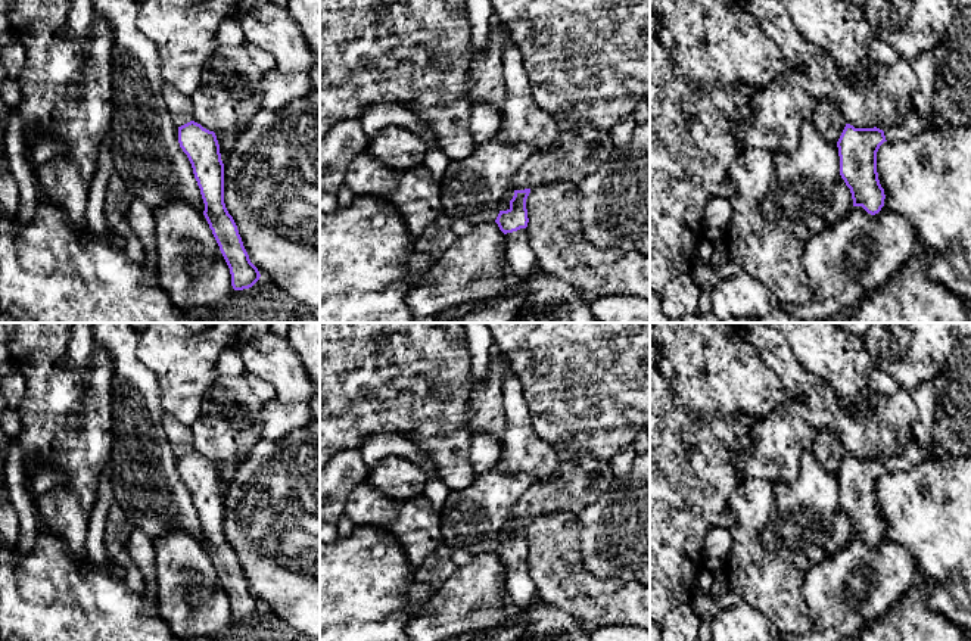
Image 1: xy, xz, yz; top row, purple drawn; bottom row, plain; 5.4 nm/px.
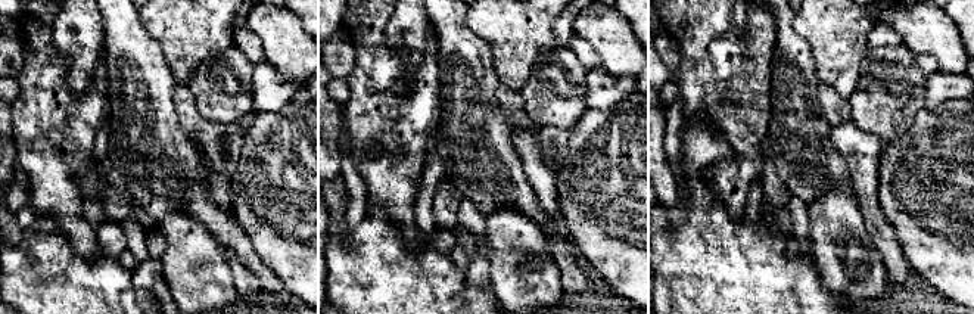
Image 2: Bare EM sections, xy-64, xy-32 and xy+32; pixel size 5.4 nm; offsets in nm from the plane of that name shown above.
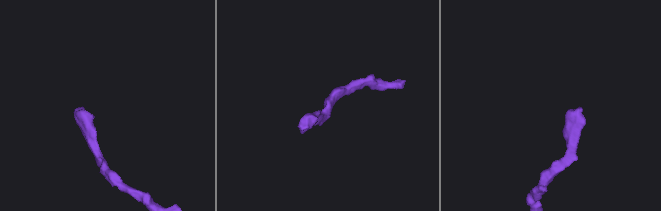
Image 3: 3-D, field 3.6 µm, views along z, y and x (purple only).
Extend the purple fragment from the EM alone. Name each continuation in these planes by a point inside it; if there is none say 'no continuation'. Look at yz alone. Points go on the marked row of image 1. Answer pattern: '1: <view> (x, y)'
1: yz (914, 124)

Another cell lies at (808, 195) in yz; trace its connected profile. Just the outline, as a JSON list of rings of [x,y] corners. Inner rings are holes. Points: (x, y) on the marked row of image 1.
[[[815,118],[800,125],[799,146],[791,153],[774,153],[775,180],[760,202],[760,214],[802,242],[844,218],[853,206],[850,189],[840,175],[838,147],[816,128]]]

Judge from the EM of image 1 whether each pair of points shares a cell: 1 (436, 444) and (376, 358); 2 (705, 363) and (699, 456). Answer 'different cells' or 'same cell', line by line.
1: same cell
2: different cells

